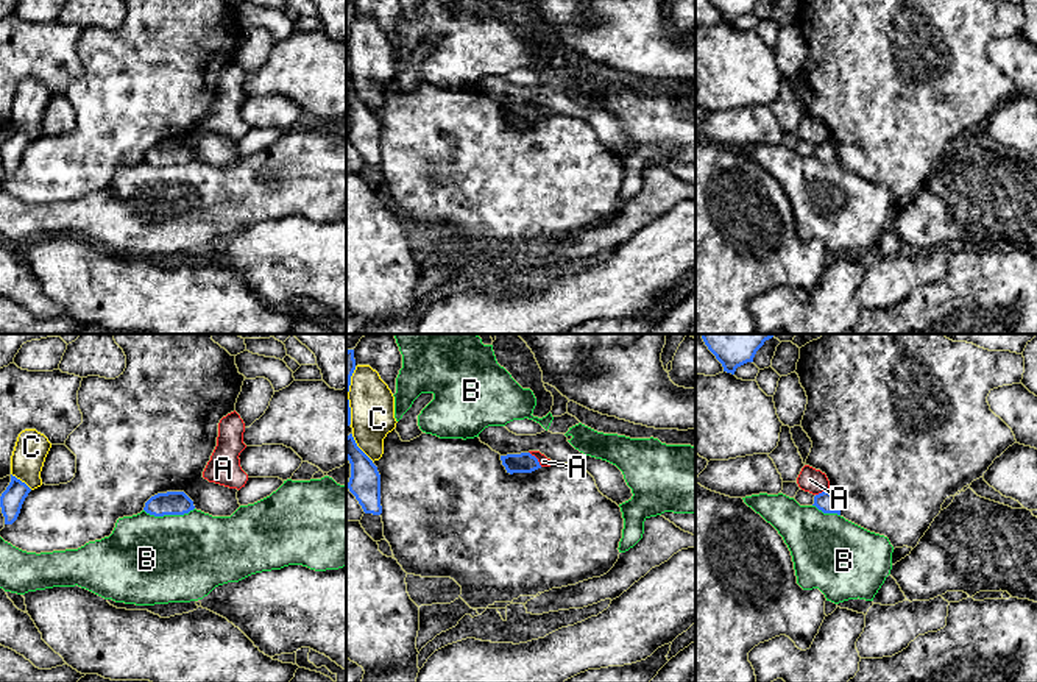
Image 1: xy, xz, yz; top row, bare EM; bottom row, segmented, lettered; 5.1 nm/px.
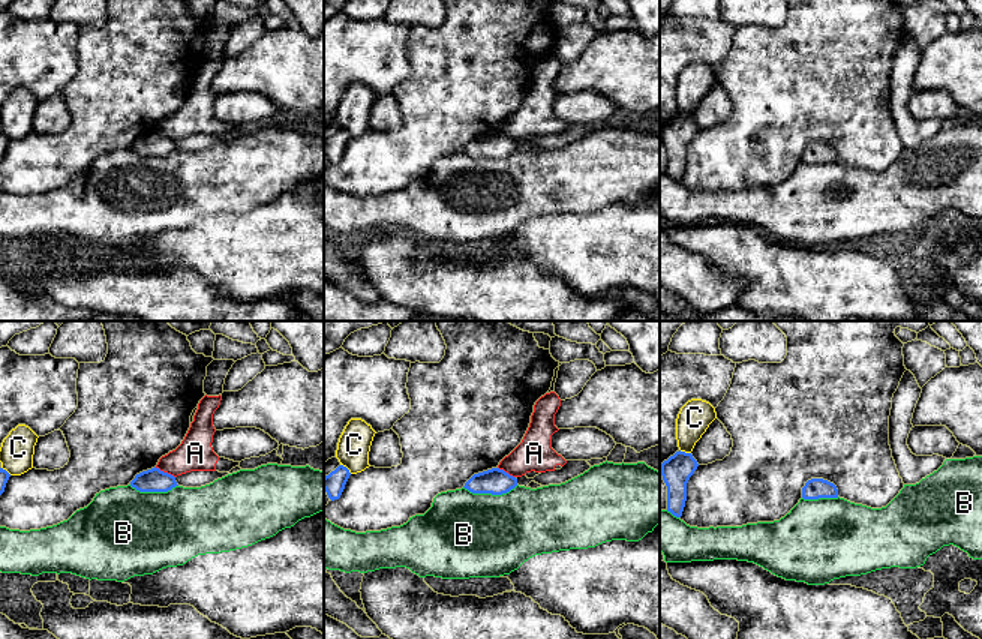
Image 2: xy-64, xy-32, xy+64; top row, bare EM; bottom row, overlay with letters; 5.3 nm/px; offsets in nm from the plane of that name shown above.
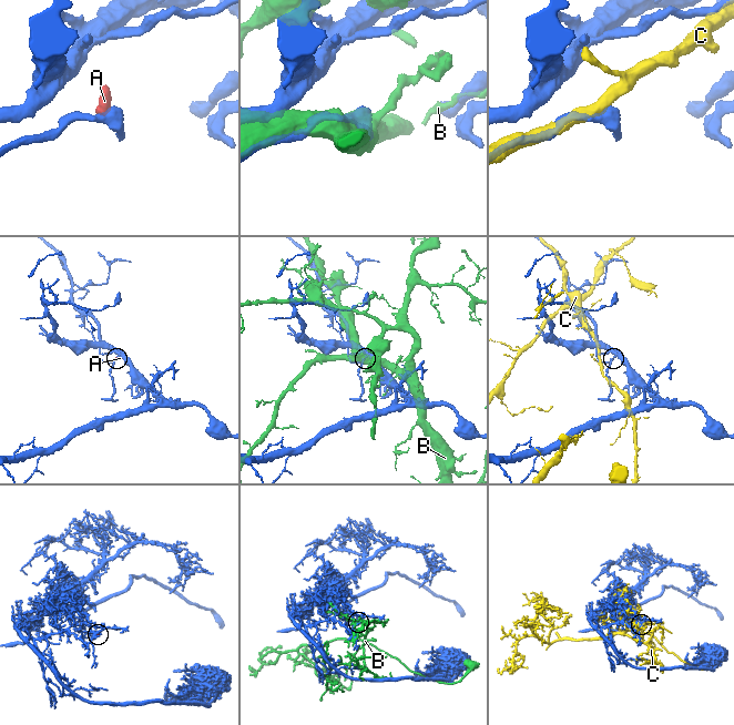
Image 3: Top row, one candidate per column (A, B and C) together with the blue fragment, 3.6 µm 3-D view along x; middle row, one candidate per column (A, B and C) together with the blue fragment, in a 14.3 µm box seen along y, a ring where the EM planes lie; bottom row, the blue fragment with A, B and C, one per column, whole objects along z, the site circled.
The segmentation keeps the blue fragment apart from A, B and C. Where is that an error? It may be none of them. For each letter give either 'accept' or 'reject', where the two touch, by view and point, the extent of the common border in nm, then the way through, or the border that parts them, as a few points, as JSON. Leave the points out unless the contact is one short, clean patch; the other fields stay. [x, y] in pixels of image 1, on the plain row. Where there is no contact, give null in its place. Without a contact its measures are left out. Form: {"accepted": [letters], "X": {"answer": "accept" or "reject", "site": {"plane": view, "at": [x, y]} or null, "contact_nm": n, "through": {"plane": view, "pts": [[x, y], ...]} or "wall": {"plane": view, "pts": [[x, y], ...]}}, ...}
{"accepted": [], "A": {"answer": "reject", "site": {"plane": "xz", "at": [537, 110]}, "contact_nm": 100, "wall": {"plane": "xz", "pts": [[529, 102], [541, 116]]}}, "B": {"answer": "reject", "site": {"plane": "xy", "at": [169, 164]}, "contact_nm": 260}, "C": {"answer": "reject", "site": {"plane": "xz", "at": [346, 46]}, "contact_nm": 300}}

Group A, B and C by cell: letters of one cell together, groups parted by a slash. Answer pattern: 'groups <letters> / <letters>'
groups A / B / C

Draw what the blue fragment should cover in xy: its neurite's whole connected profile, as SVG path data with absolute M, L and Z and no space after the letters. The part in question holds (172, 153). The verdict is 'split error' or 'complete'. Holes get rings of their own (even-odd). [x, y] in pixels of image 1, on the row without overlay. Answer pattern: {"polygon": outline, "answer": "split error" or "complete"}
{"polygon": "M184 142L157 144L143 158L147 164L154 167L184 165L193 159L193 151Z", "answer": "complete"}

